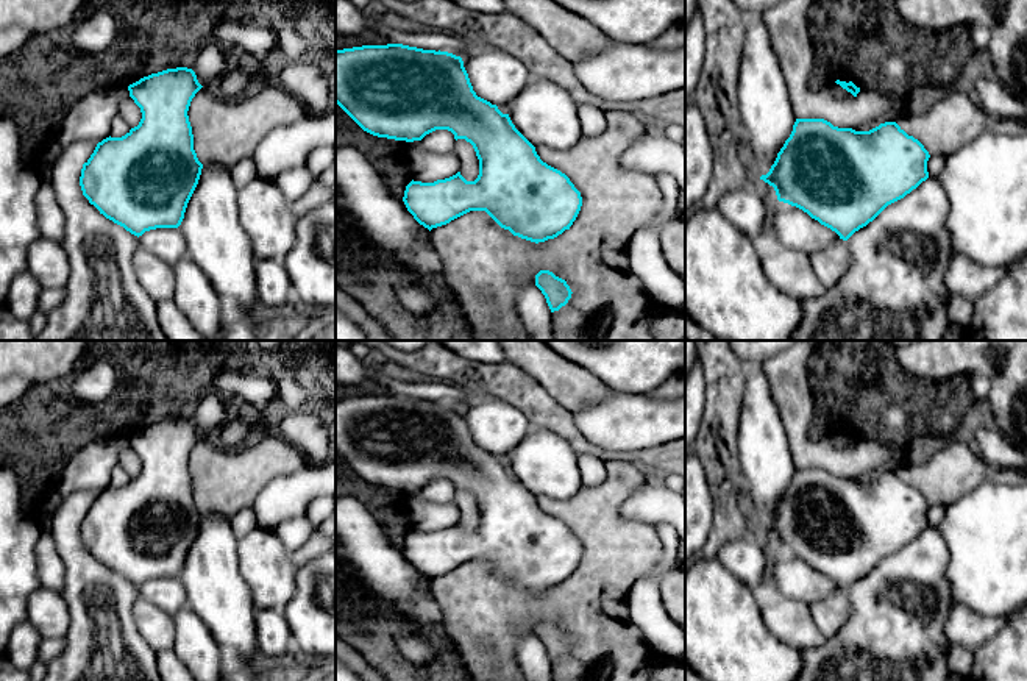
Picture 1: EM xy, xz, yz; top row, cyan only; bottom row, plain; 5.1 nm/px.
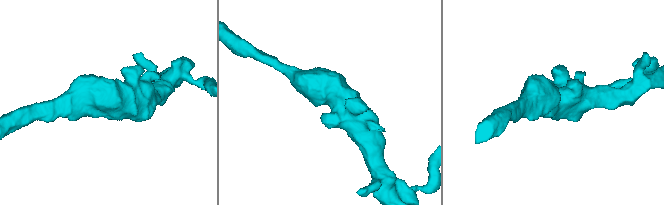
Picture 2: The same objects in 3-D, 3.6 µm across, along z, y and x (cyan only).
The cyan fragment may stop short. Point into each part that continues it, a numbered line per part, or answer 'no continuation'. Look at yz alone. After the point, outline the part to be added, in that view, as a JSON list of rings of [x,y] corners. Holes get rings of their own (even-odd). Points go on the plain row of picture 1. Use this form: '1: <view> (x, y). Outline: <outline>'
no continuation

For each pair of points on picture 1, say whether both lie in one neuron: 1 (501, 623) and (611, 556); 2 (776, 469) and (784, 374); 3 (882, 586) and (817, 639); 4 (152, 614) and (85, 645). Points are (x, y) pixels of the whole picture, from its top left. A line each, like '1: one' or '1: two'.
1: one
2: two
3: two
4: two

